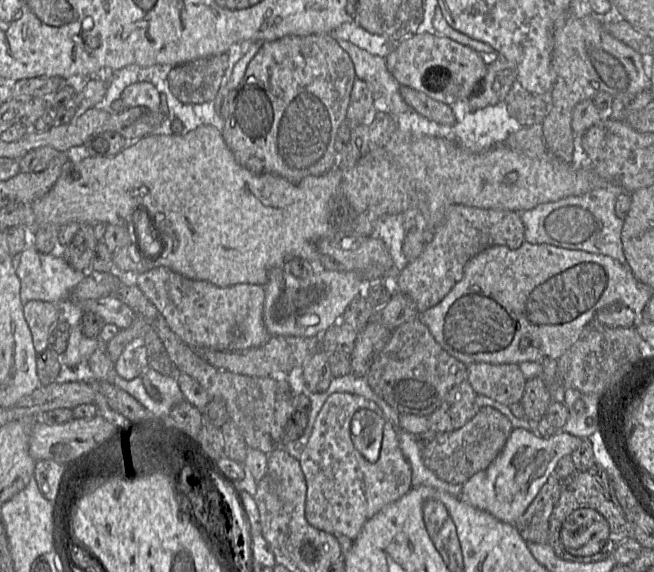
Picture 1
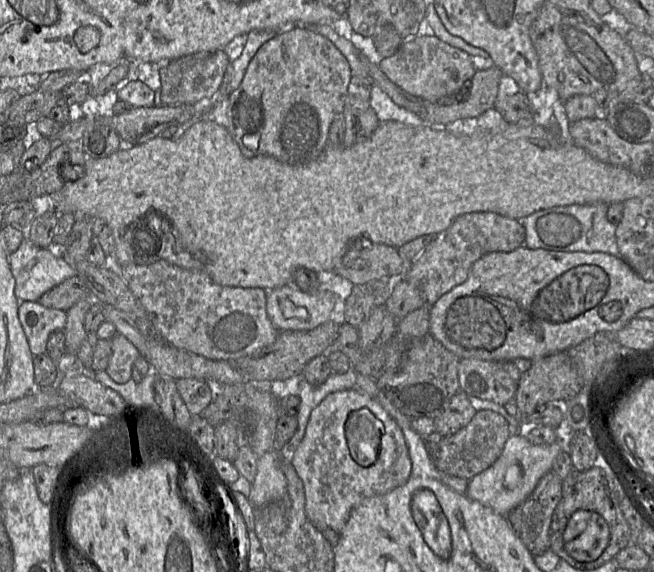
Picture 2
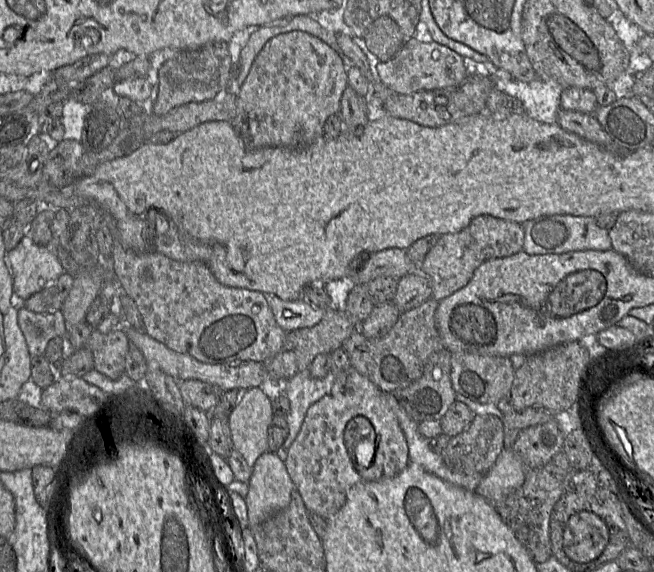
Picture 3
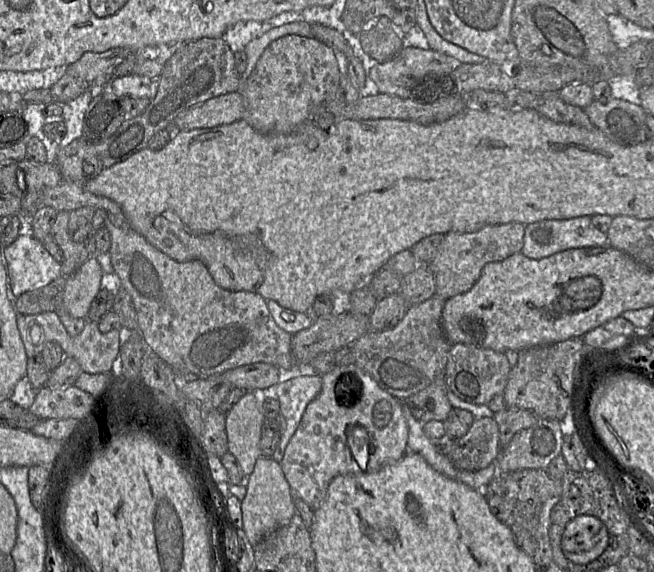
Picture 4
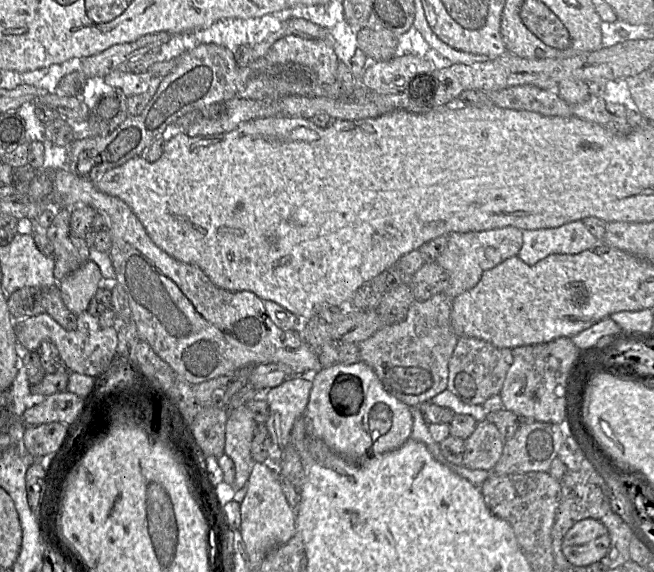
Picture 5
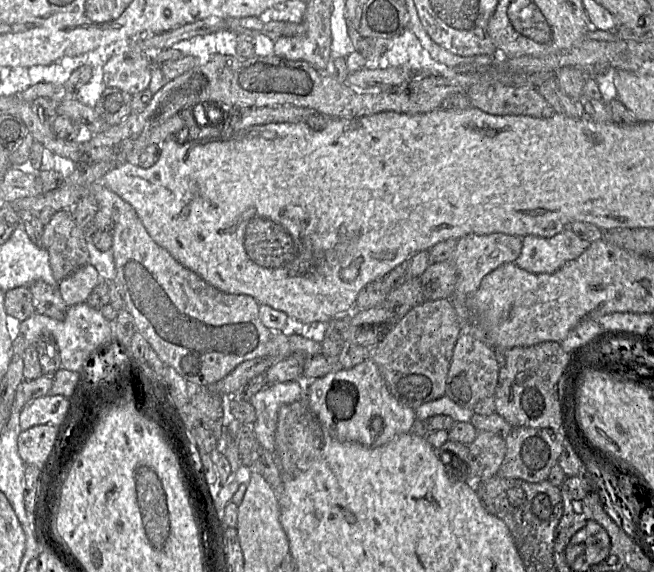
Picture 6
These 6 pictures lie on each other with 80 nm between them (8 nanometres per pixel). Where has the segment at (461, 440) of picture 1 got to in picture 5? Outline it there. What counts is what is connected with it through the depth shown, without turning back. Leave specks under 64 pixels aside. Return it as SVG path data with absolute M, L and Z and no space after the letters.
M477 422L472 435L464 441L462 465L471 470L492 471L499 461L505 442L498 428L488 422Z

